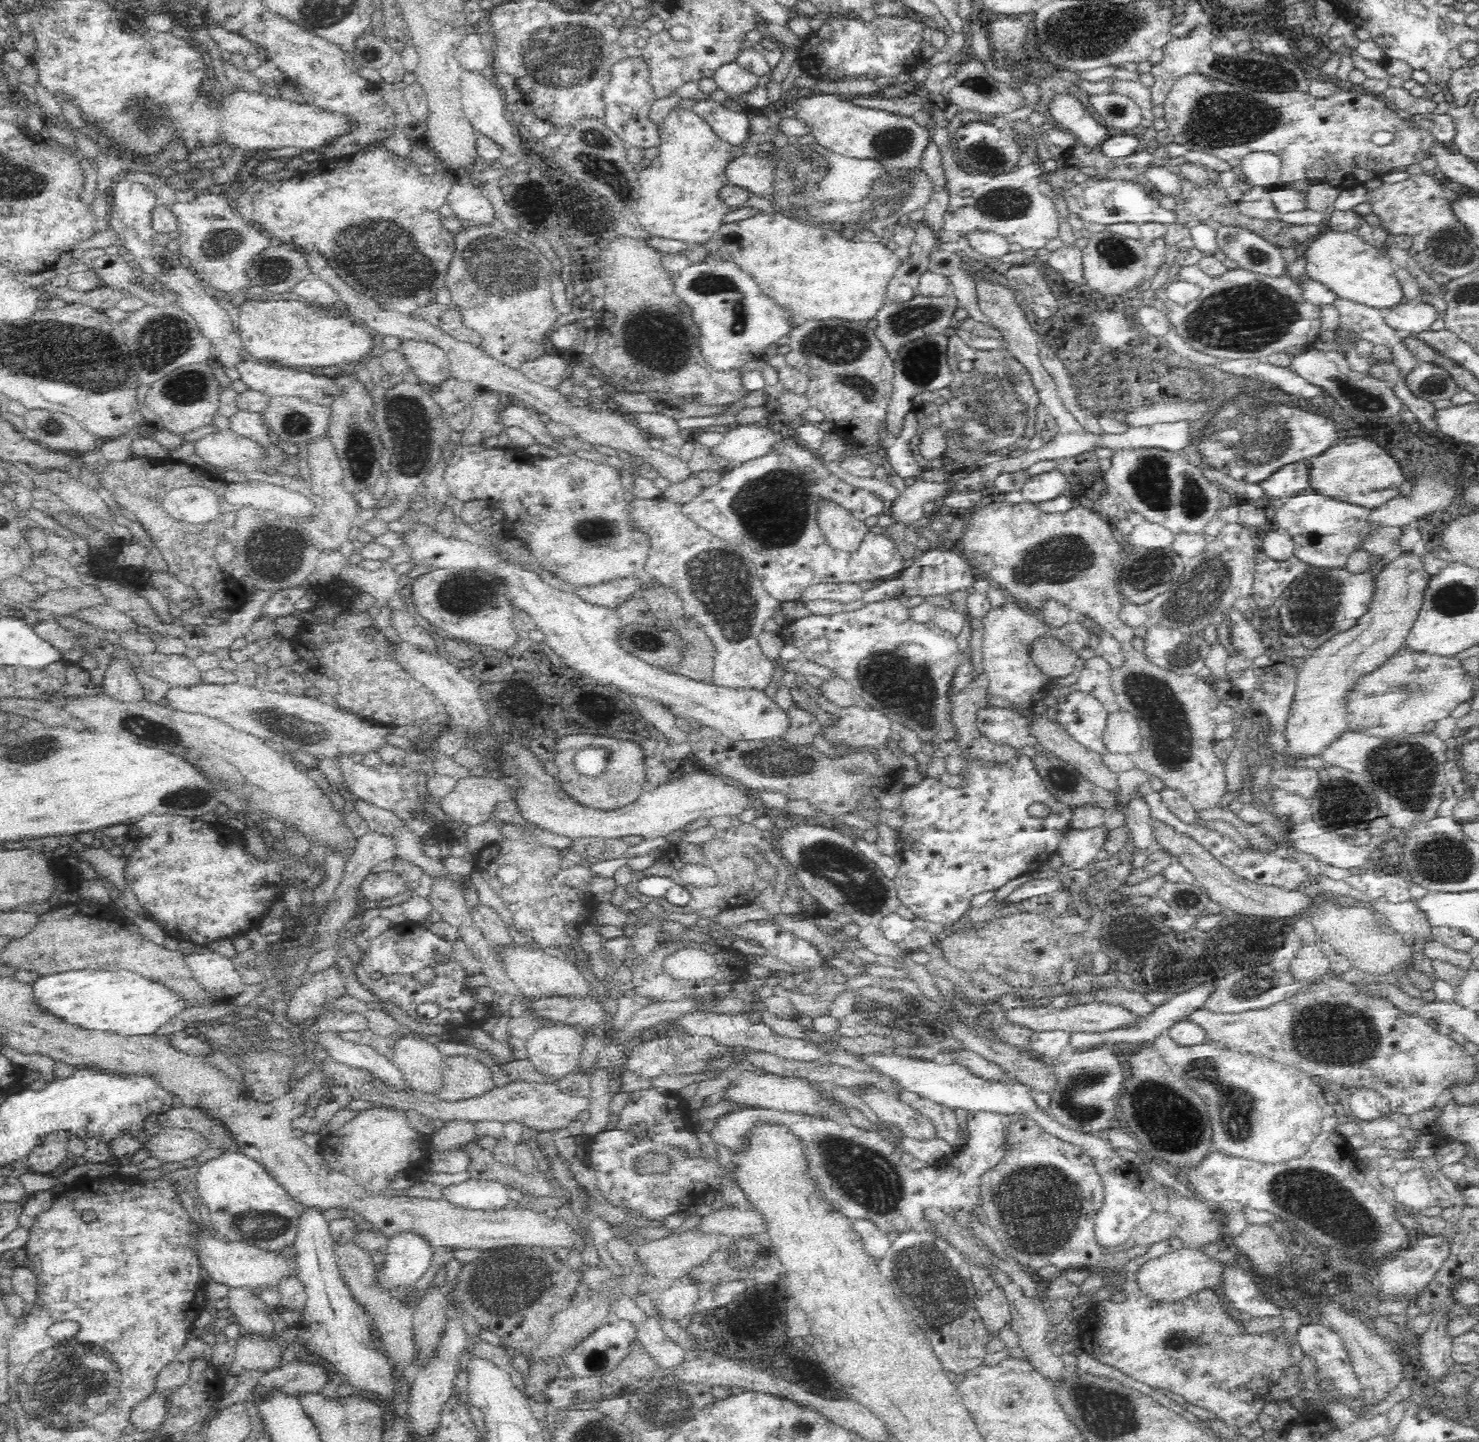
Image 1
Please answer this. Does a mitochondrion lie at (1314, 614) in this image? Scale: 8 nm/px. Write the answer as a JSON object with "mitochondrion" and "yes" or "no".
{"mitochondrion":"yes"}

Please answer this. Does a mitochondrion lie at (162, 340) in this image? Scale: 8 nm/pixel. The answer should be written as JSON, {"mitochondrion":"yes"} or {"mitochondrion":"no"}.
{"mitochondrion":"yes"}

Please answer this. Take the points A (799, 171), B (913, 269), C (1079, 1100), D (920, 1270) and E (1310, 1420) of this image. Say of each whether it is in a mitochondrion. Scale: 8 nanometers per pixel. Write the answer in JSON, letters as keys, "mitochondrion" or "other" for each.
{"A":"mitochondrion","B":"other","C":"mitochondrion","D":"mitochondrion","E":"other"}

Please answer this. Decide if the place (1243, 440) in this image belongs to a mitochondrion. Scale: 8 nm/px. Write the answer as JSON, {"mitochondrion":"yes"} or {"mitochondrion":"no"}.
{"mitochondrion":"yes"}

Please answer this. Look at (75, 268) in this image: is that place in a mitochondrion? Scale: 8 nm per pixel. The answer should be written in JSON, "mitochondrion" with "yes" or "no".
{"mitochondrion":"no"}

